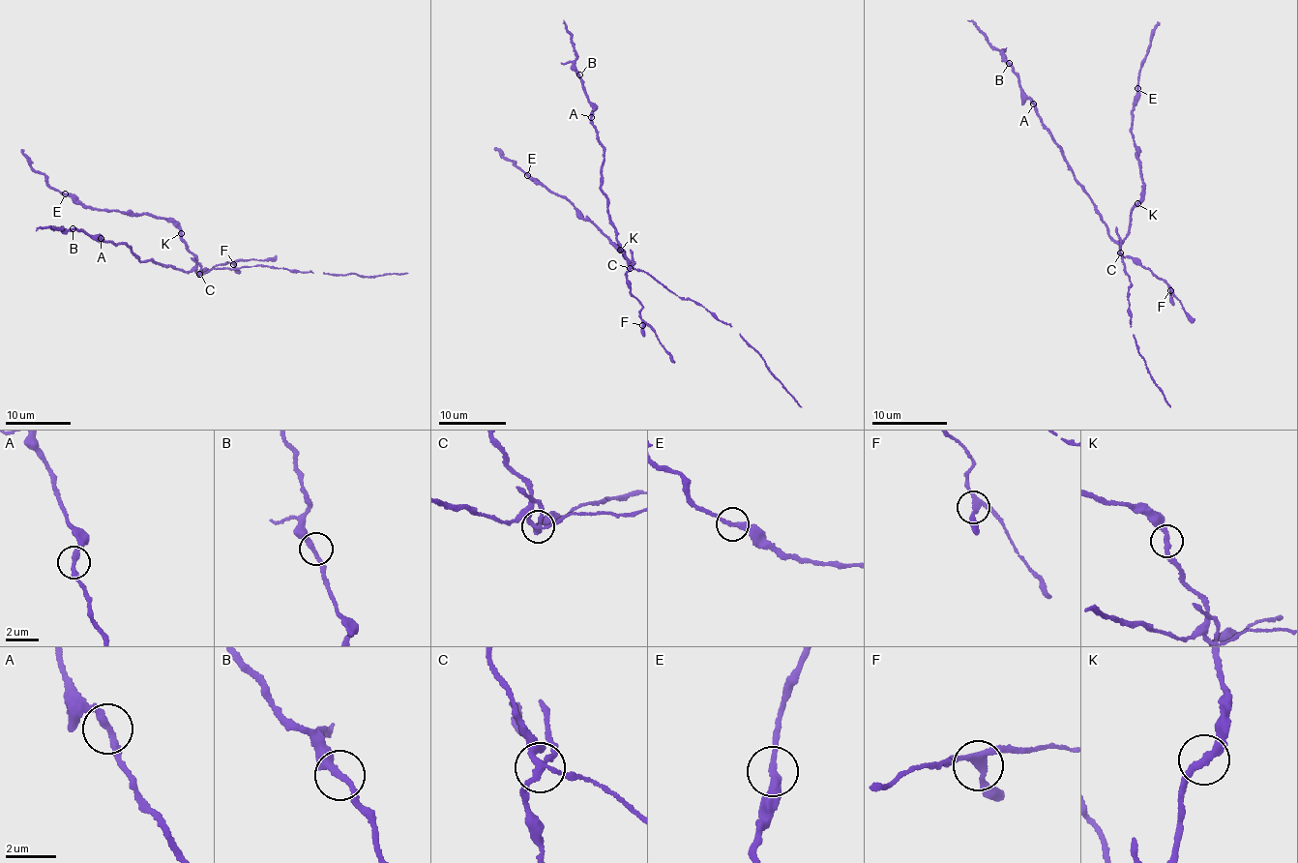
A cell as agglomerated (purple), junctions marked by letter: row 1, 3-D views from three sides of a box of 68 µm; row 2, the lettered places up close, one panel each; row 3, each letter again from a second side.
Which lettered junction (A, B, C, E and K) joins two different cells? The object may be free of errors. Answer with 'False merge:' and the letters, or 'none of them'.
False merge: C

